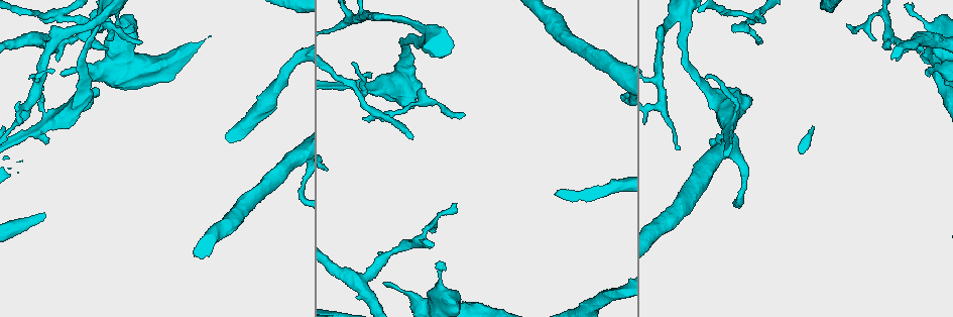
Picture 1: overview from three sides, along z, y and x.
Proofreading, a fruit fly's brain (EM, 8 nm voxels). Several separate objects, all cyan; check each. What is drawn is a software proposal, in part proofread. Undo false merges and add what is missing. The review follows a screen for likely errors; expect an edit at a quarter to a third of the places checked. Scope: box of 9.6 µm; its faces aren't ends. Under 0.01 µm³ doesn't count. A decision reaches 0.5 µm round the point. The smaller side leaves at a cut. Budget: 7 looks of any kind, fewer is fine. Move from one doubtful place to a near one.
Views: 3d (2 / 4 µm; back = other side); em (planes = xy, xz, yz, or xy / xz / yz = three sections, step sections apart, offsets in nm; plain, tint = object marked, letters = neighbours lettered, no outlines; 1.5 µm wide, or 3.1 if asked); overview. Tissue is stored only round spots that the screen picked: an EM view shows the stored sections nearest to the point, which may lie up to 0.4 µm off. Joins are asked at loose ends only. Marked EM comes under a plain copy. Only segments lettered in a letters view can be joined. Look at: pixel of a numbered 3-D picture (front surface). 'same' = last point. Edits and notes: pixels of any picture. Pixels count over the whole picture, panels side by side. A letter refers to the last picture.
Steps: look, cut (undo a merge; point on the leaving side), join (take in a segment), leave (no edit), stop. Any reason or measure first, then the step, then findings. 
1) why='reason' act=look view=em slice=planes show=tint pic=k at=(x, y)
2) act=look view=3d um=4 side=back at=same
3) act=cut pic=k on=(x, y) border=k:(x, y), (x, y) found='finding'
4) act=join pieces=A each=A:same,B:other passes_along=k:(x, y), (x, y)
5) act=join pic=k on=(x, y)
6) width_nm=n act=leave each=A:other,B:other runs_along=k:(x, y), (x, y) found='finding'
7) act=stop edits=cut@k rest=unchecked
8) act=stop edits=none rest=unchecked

why='a fork' act=look view=em slice=planes show=letters pic=1 at=(901, 41)

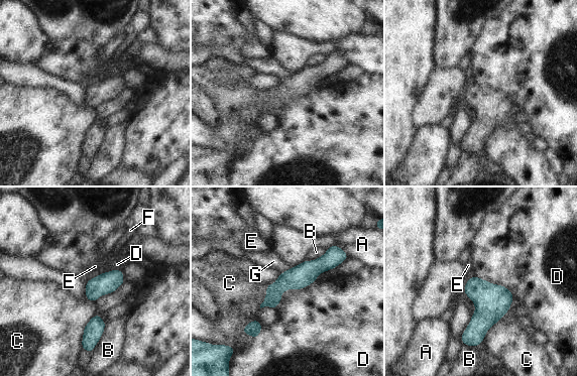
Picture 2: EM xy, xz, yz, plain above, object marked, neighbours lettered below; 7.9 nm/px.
longest_contact=D:380nm act=leave each=A:other,B:other,C:other,D:other,E:other,F:other,G:other runs_along=2:(339, 252), (289, 279), (265, 303) found='all the same neuron'

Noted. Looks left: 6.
why='abrupt turn' act=look view=em slice=xy step=8 show=letters pic=1 at=(63, 19)

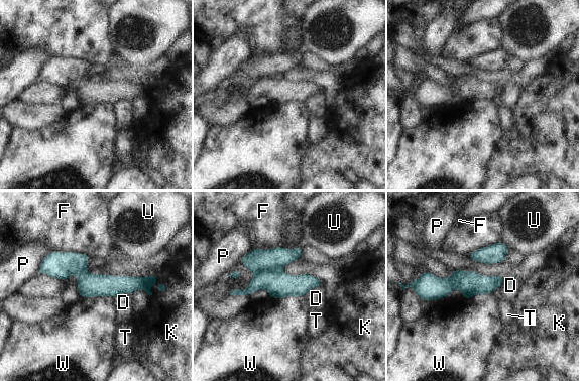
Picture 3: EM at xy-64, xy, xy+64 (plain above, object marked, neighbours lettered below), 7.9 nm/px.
act=cut pic=3 on=(278, 284) each=D:other,F:other,K:other,P:other,T:other,U:other,W:other part_leaving=3:(318, 283), (234, 292) found='two neurons meet here'

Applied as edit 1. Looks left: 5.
act=stop edits=cut@3 rest=unchecked

